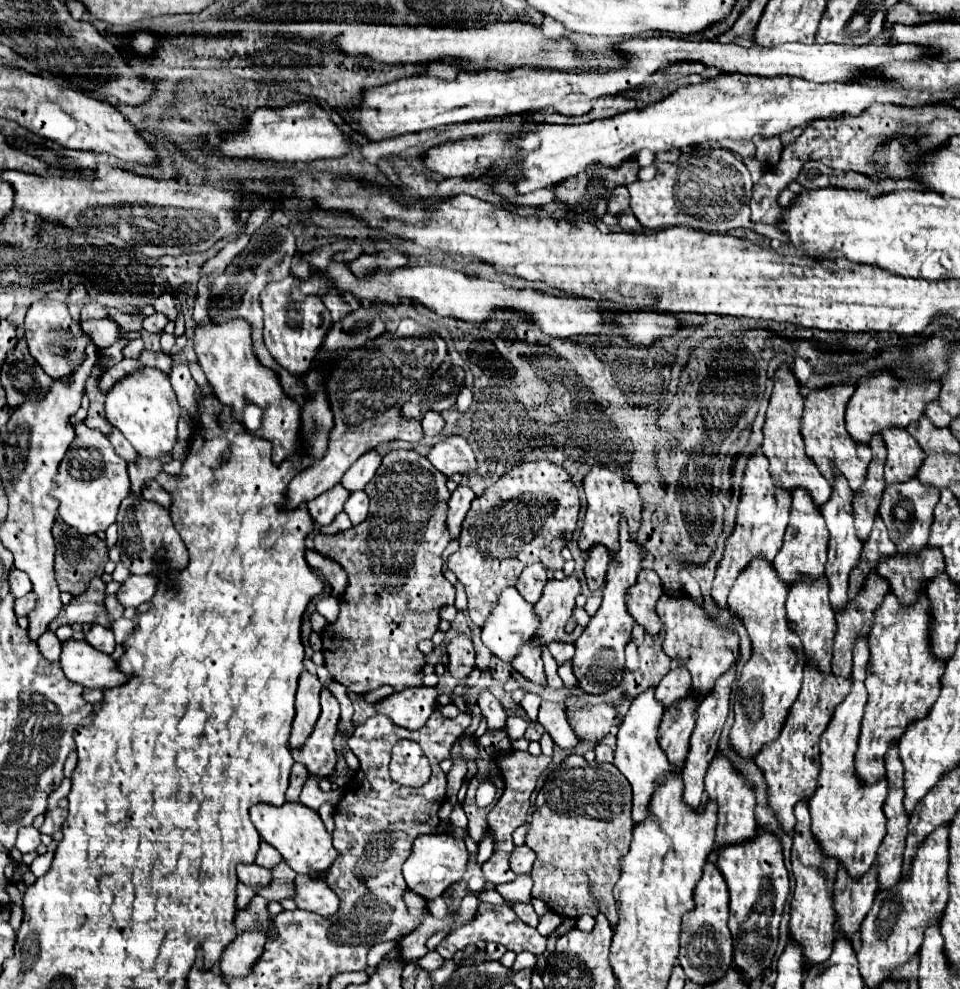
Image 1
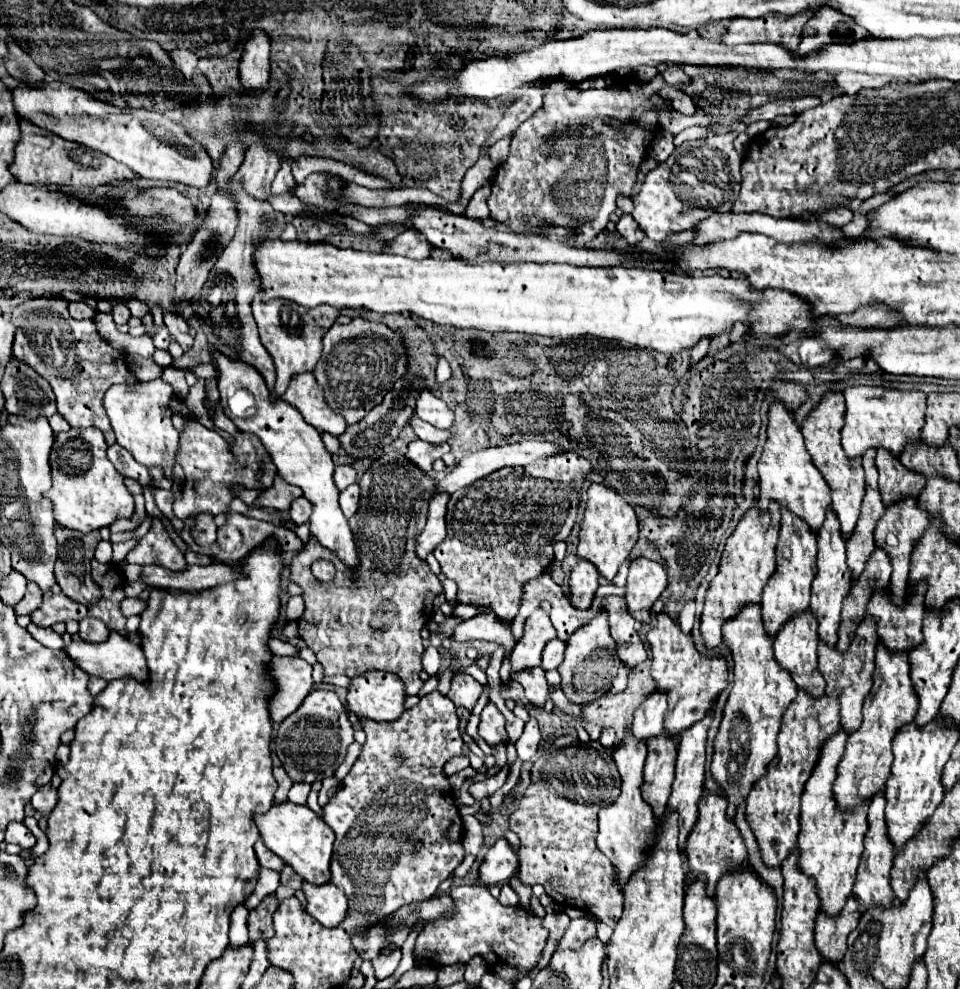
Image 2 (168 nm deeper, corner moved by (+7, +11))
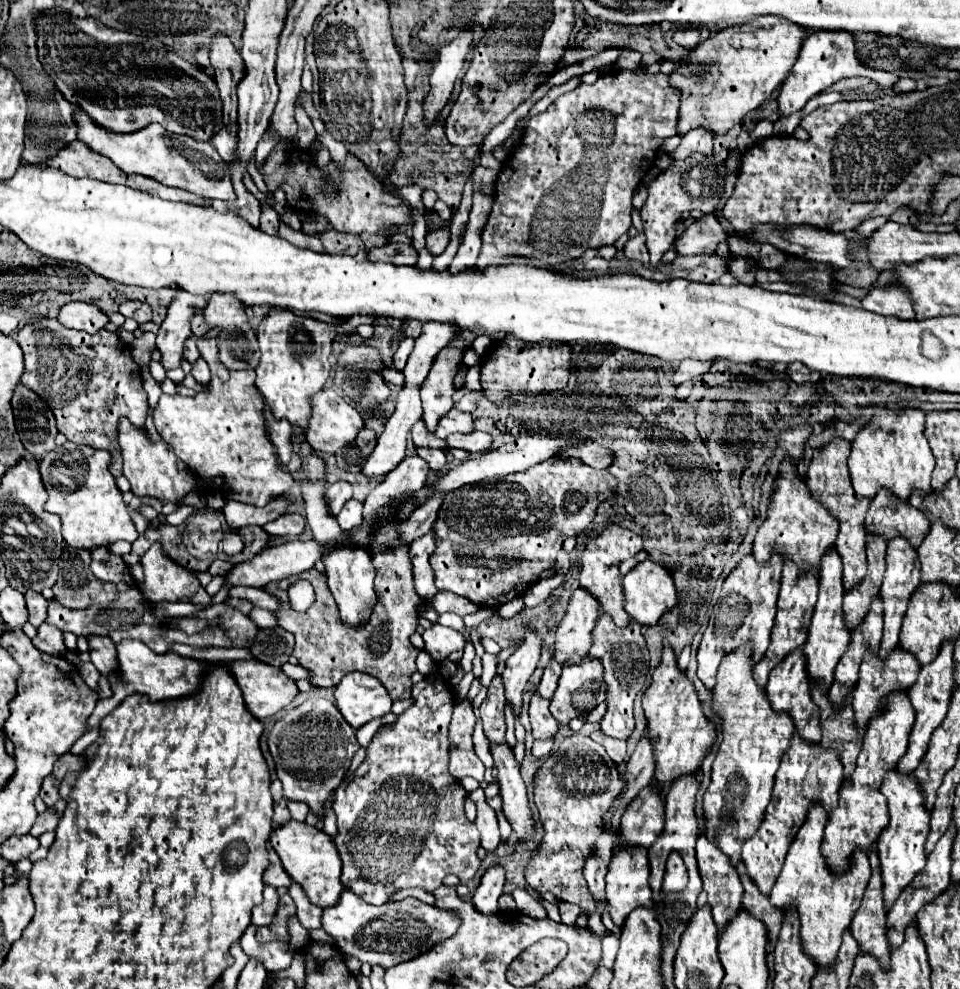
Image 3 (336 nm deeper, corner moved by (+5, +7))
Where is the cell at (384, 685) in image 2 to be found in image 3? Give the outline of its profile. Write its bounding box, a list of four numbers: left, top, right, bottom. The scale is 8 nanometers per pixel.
[334,672,392,730]

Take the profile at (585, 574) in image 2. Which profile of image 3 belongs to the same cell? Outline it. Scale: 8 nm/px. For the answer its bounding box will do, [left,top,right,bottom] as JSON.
[554,588,600,664]

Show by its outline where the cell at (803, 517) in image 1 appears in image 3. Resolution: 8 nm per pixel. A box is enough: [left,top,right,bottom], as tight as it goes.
[754,558,818,688]

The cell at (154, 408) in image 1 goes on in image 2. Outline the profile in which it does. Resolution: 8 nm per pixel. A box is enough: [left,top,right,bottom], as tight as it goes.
[104,378,178,478]

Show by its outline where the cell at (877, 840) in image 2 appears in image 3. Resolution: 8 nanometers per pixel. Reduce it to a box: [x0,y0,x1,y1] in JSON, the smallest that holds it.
[850,848,890,966]

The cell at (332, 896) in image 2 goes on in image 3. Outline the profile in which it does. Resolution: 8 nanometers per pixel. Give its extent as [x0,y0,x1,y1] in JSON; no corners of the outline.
[322,890,460,970]

